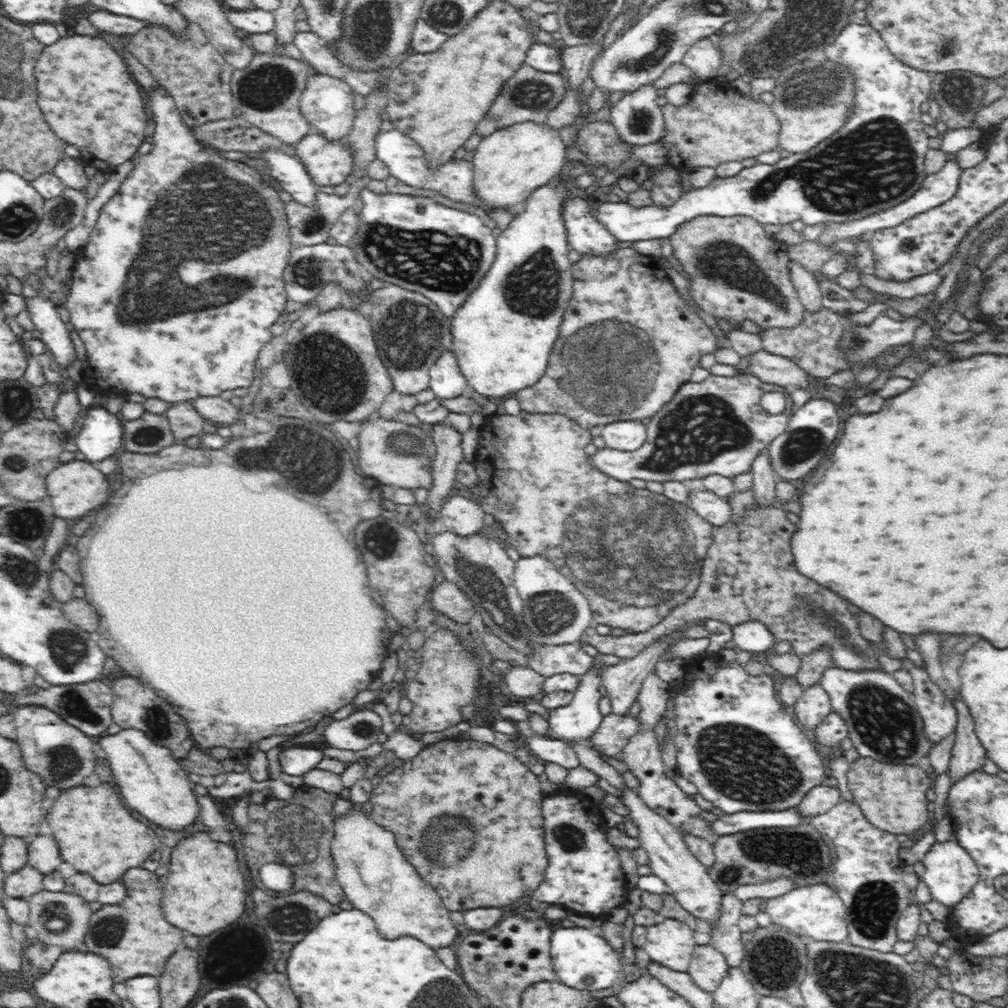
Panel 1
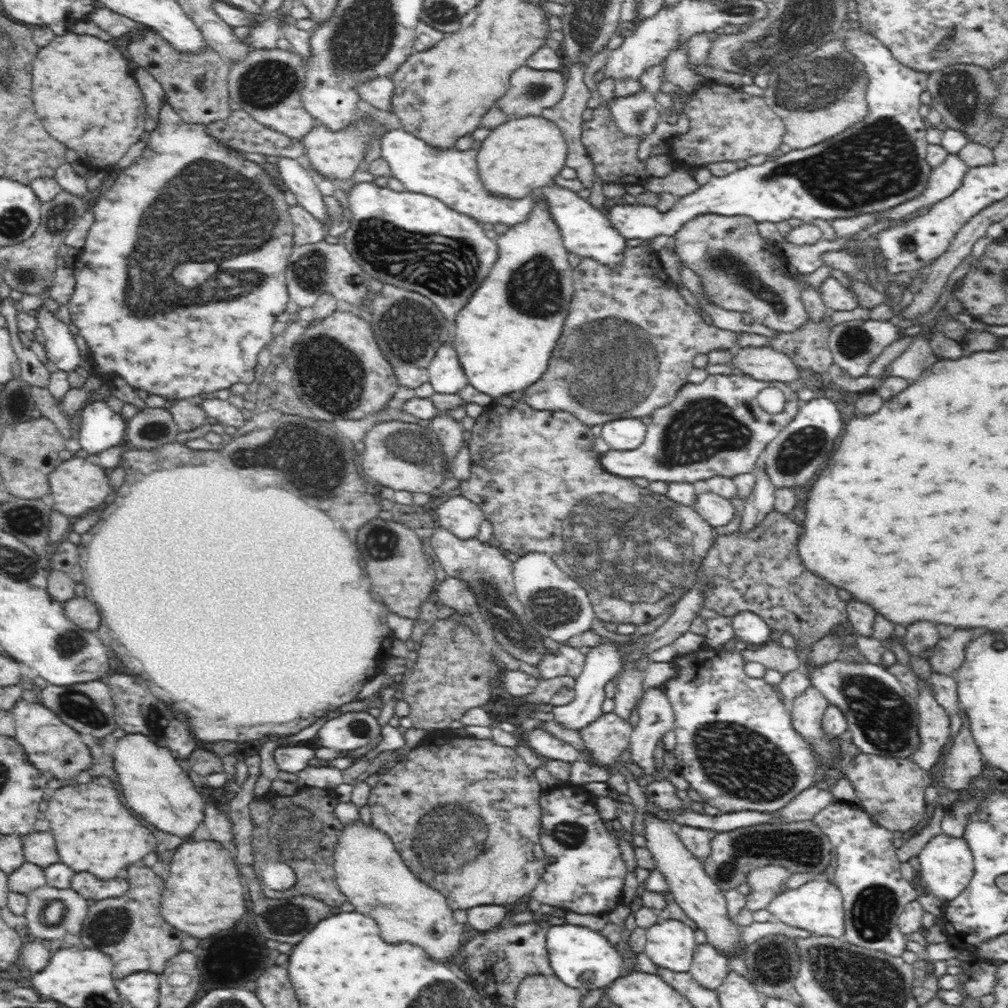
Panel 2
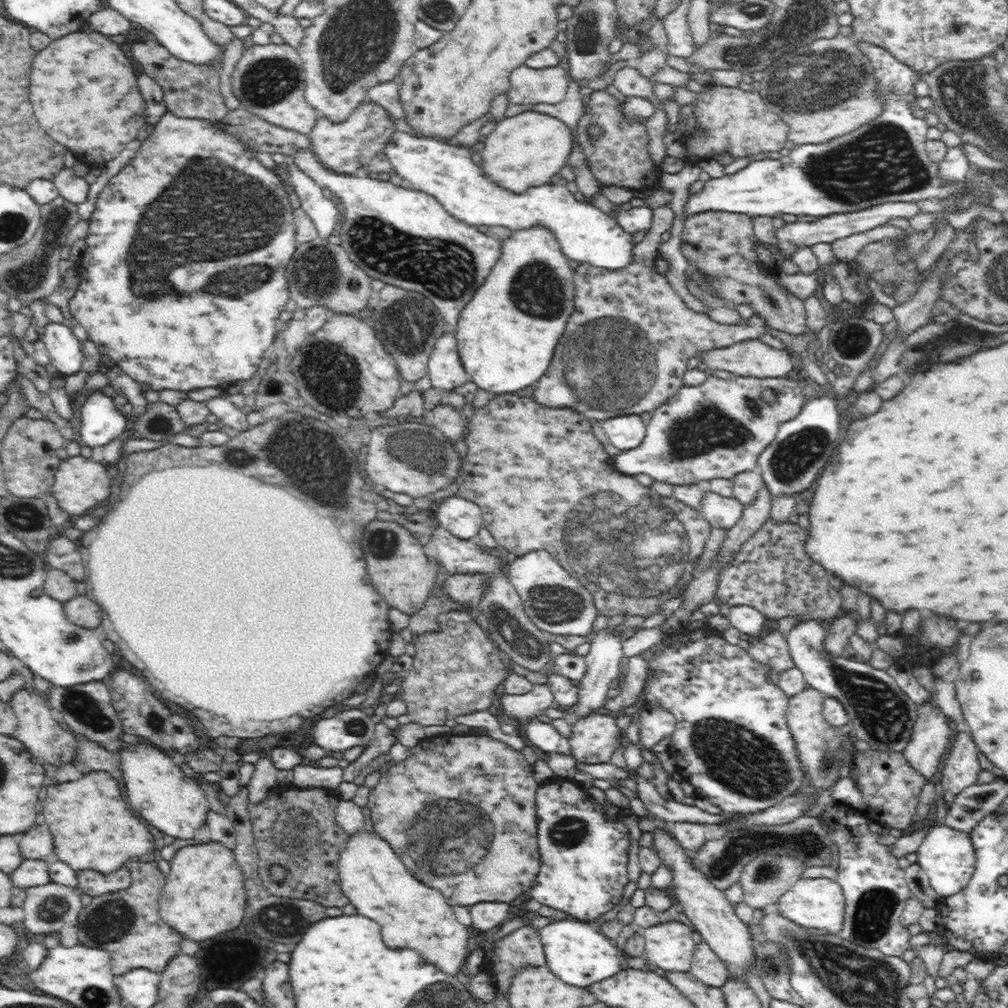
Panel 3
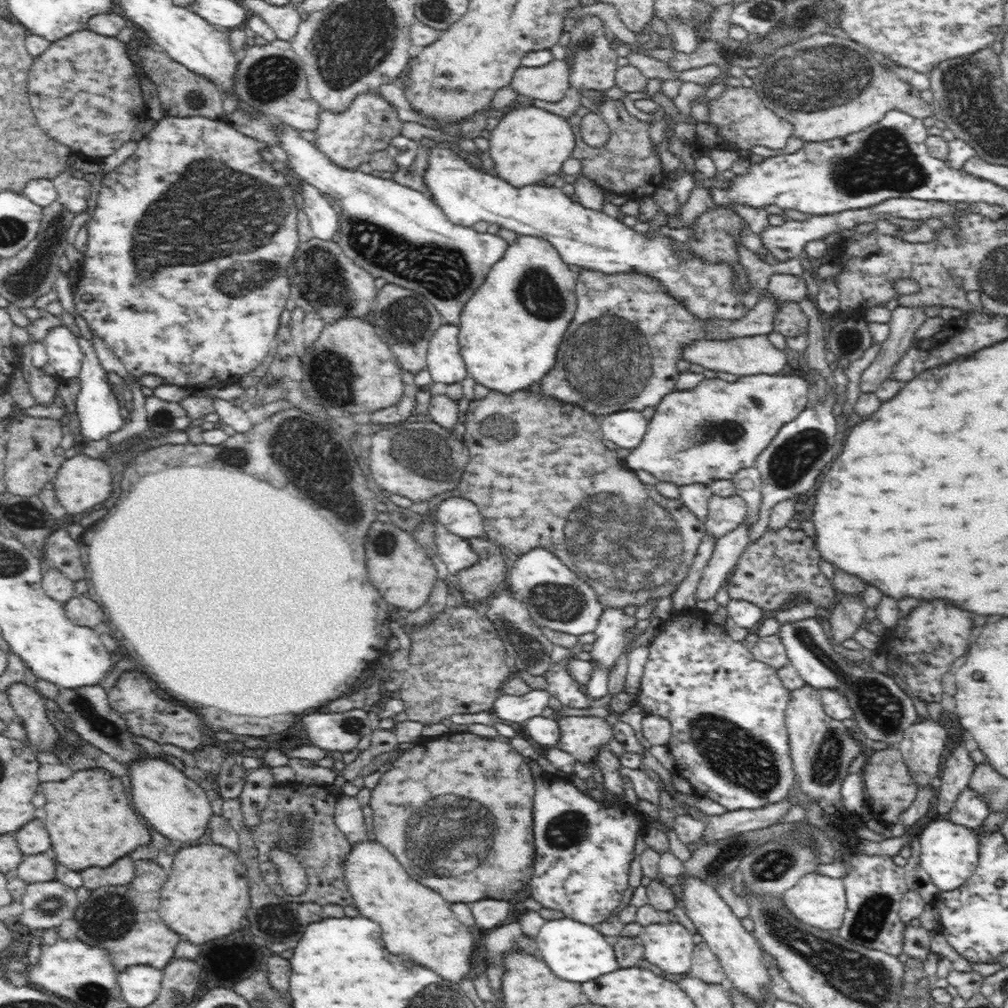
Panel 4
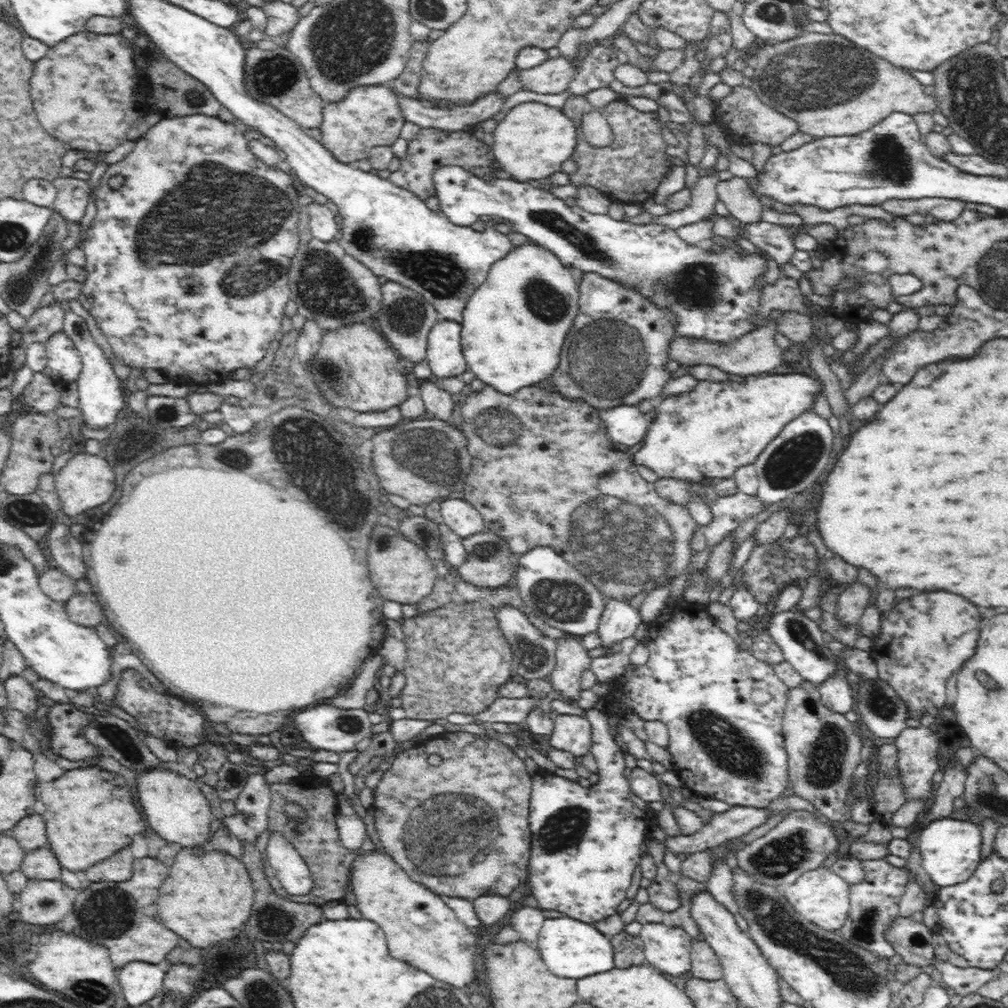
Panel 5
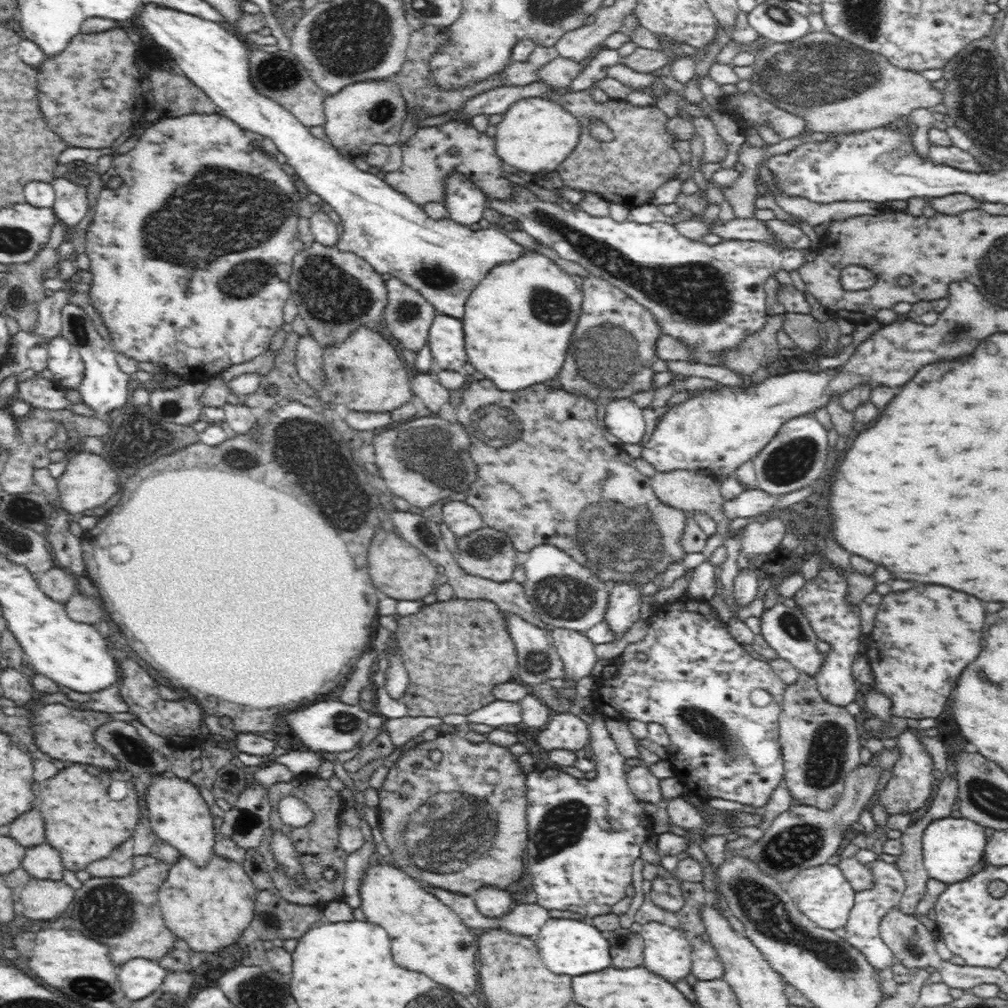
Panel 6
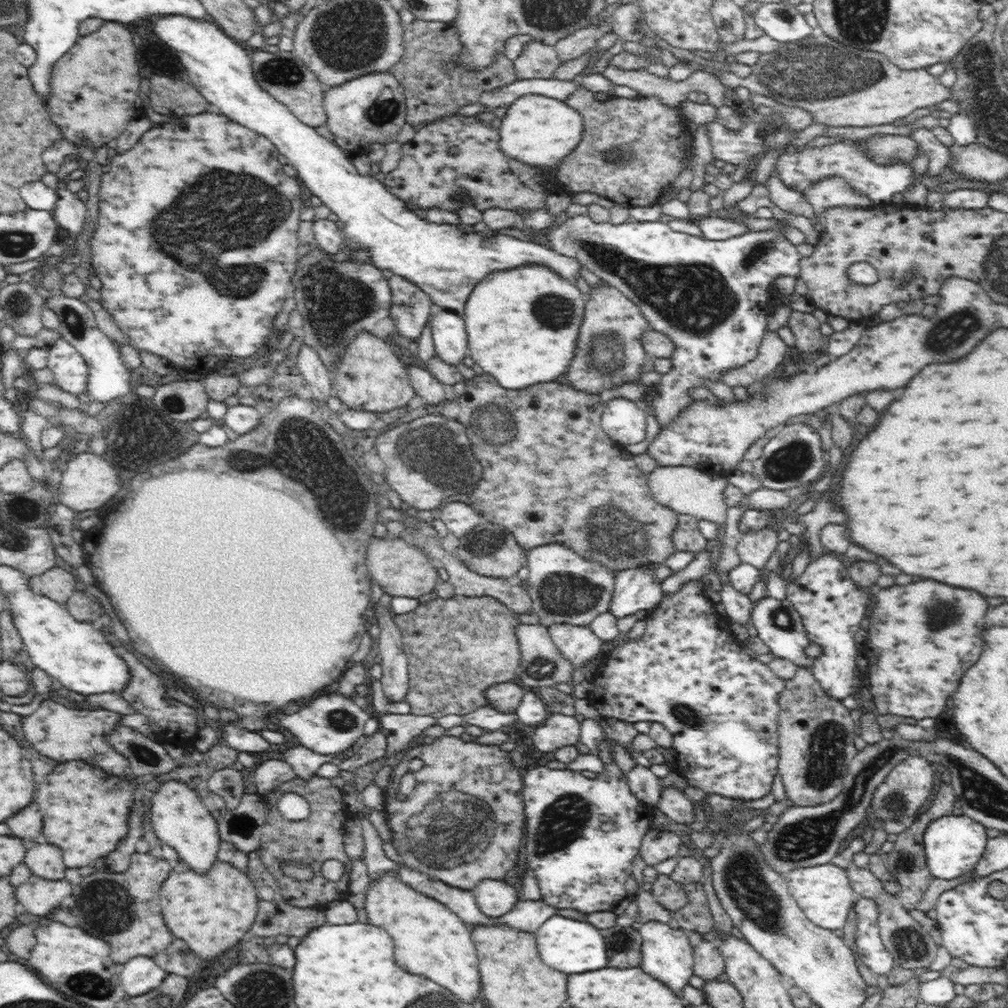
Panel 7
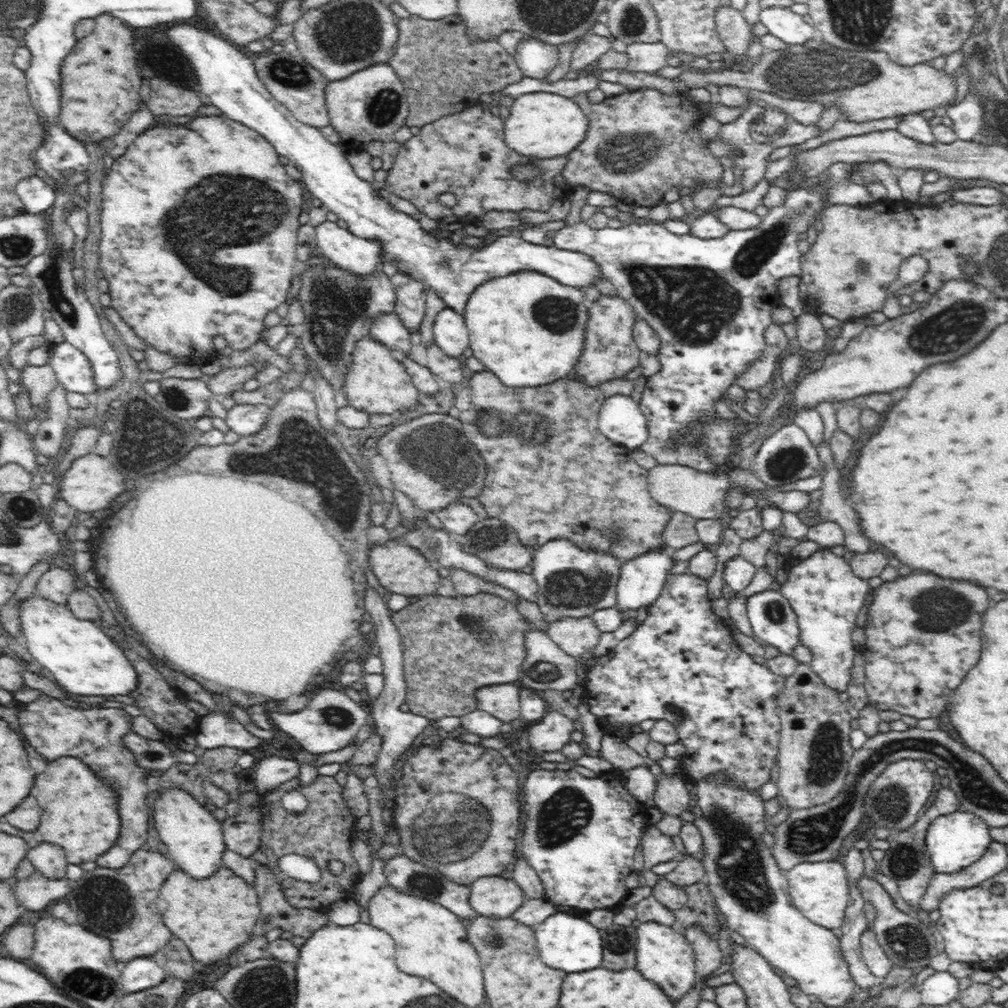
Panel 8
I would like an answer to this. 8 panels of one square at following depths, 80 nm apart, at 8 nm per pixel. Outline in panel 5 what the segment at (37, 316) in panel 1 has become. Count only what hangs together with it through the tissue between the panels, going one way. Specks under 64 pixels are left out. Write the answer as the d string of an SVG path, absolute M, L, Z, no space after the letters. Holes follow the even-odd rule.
M60 331L59 333L53 334L45 342L45 345L47 350L47 367L50 368L53 373L51 378L56 381L63 380L70 384L72 384L72 382L77 383L83 365L78 349L74 346L70 337Z

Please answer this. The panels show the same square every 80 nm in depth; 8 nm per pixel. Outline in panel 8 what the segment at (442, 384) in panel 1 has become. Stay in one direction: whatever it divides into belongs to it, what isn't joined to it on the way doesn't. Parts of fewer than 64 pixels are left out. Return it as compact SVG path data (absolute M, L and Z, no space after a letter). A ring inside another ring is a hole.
M443 308L434 319L433 338L447 356L460 356L469 346L469 330L464 315L454 312L453 308Z

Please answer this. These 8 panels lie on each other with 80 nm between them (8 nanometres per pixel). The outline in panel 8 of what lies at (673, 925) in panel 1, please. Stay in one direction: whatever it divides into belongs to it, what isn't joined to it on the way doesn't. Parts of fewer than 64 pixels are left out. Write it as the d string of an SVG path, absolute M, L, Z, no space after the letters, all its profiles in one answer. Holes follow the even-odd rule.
M644 922L636 927L637 950L634 968L642 977L654 982L669 996L672 1003L677 1002L694 987L698 980L693 948L682 933L676 932L656 922Z

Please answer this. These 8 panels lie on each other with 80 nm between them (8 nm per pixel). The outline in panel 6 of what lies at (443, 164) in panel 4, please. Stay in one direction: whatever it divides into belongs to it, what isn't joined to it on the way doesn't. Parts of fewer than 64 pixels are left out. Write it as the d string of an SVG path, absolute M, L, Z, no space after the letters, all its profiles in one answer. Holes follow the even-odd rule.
M452 174L452 178L445 182L445 207L448 209L448 212L450 212L451 219L453 221L465 226L480 222L480 220L482 220L482 212L486 212L490 209L497 210L499 214L506 214L506 216L512 216L512 218L520 220L520 226L522 226L522 230L524 230L524 232L527 232L532 236L532 238L536 238L538 242L542 242L542 244L550 246L552 250L556 250L556 254L560 254L560 258L564 258L564 260L572 260L572 262L578 262L578 264L580 264L580 266L584 266L590 274L608 281L616 288L622 289L622 292L625 292L626 295L632 297L632 299L637 301L638 304L644 305L644 307L652 313L654 319L657 320L658 327L661 328L662 333L670 335L682 343L686 343L686 347L689 348L688 360L682 361L688 361L689 364L700 364L701 366L724 367L726 362L723 356L726 352L732 349L737 349L746 340L746 338L748 338L748 336L752 336L759 330L762 330L768 315L766 312L766 304L764 303L766 302L764 299L764 284L766 280L770 277L774 277L778 271L790 273L793 270L798 270L802 267L802 264L805 263L804 256L798 249L788 248L777 237L772 238L772 240L723 240L719 243L710 245L708 243L704 243L702 240L686 238L683 234L679 233L675 228L675 225L670 225L666 222L640 224L635 221L626 220L620 223L614 221L614 219L609 216L594 217L590 216L587 212L580 210L570 210L570 212L568 212L568 210L562 210L560 206L554 206L554 204L550 204L550 202L542 202L542 200L538 200L532 192L526 192L526 188L522 188L522 186L518 186L518 190L514 192L509 201L488 201L488 199L486 199L486 195L482 193L482 190L476 187L472 181L468 181L463 174Z

